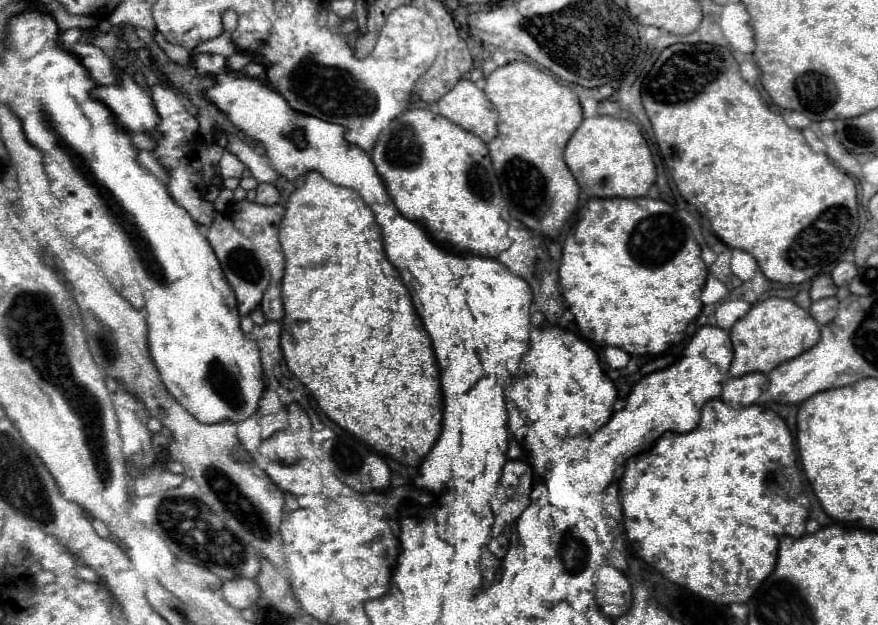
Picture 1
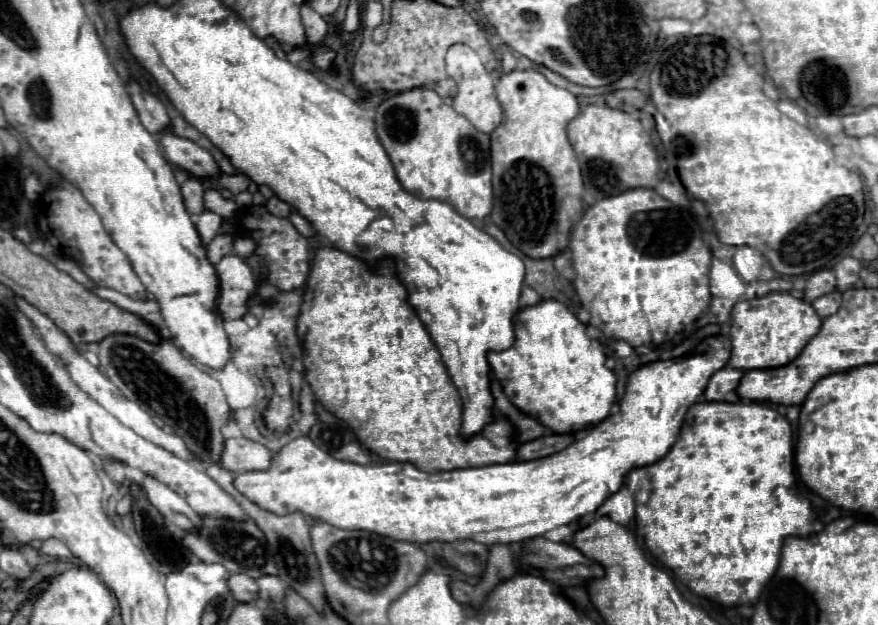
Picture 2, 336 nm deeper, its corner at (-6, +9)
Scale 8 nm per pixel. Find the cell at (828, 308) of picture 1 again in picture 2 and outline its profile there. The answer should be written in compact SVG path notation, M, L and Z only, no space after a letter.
M832 291L832 293L824 295L824 297L818 297L818 299L812 303L812 307L814 307L814 309L816 309L816 313L824 319L824 317L834 315L834 313L838 311L840 301L842 301L842 295L840 295L838 291Z

